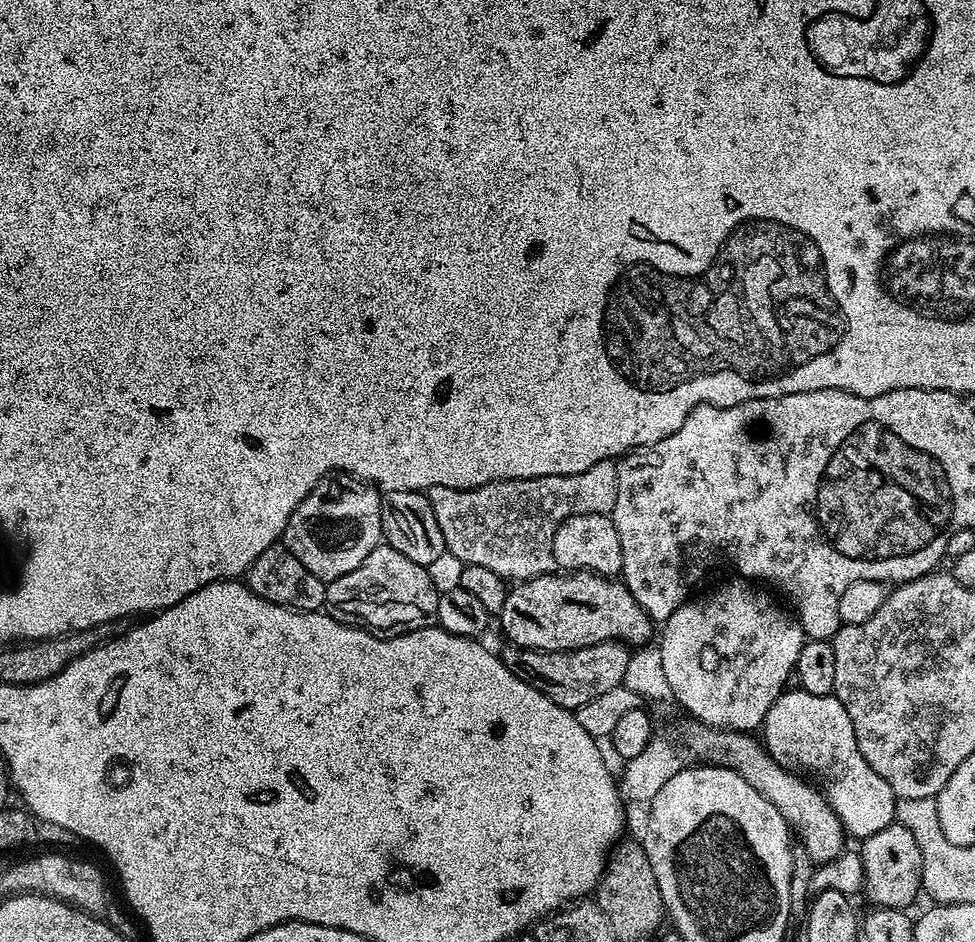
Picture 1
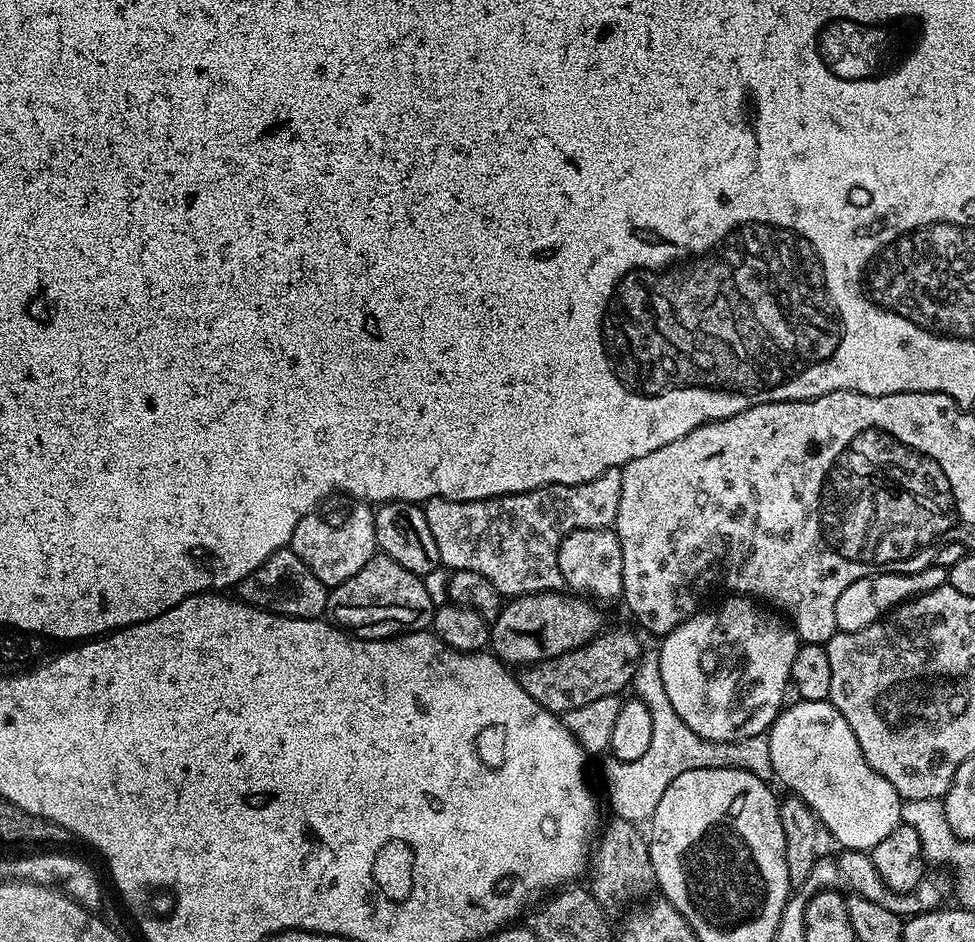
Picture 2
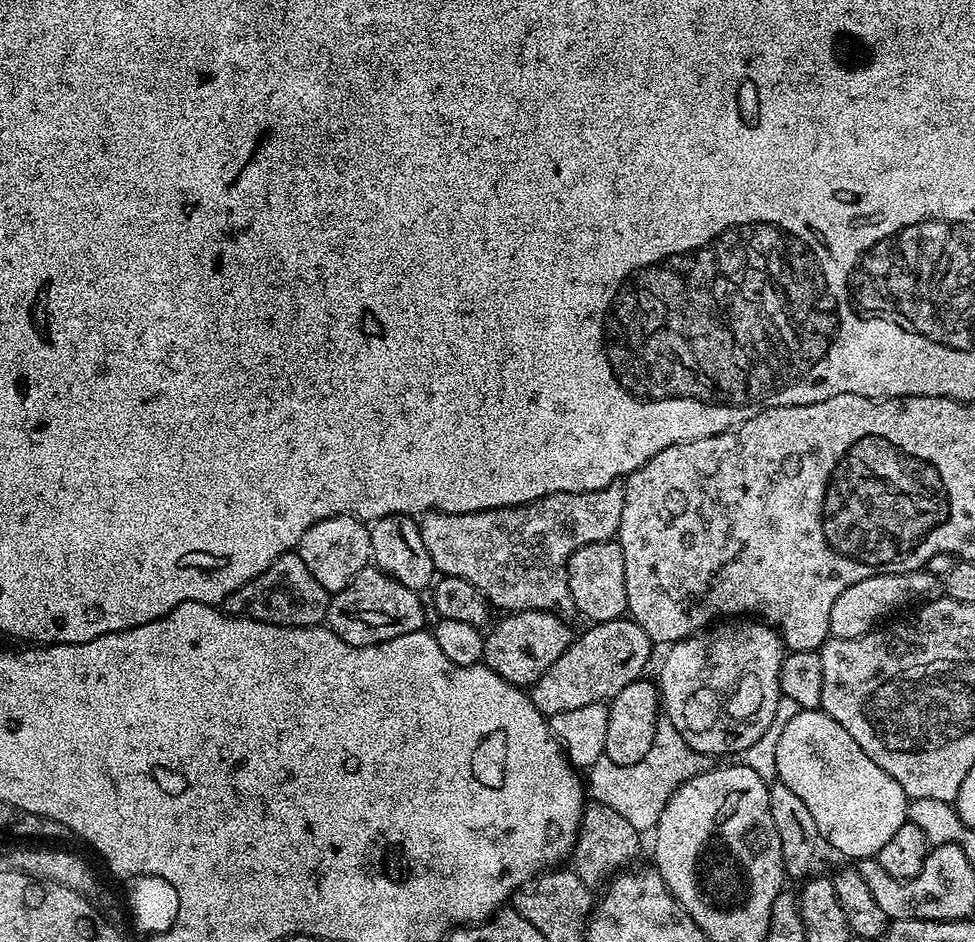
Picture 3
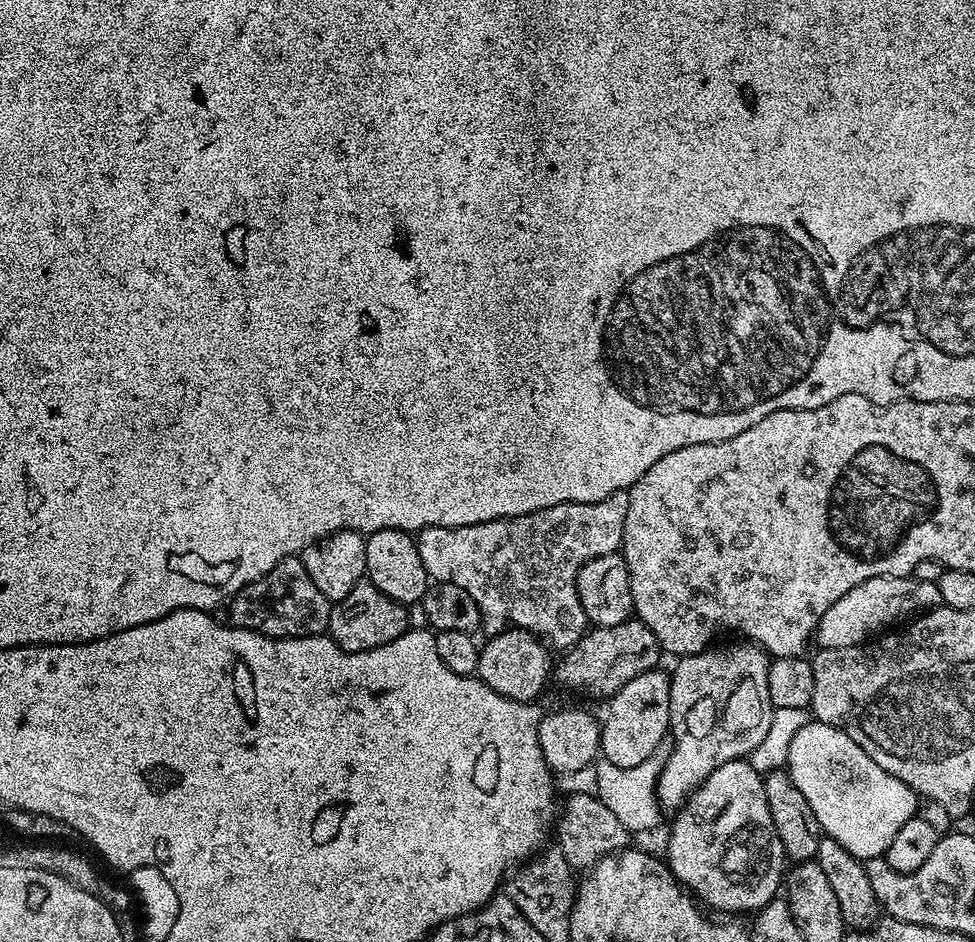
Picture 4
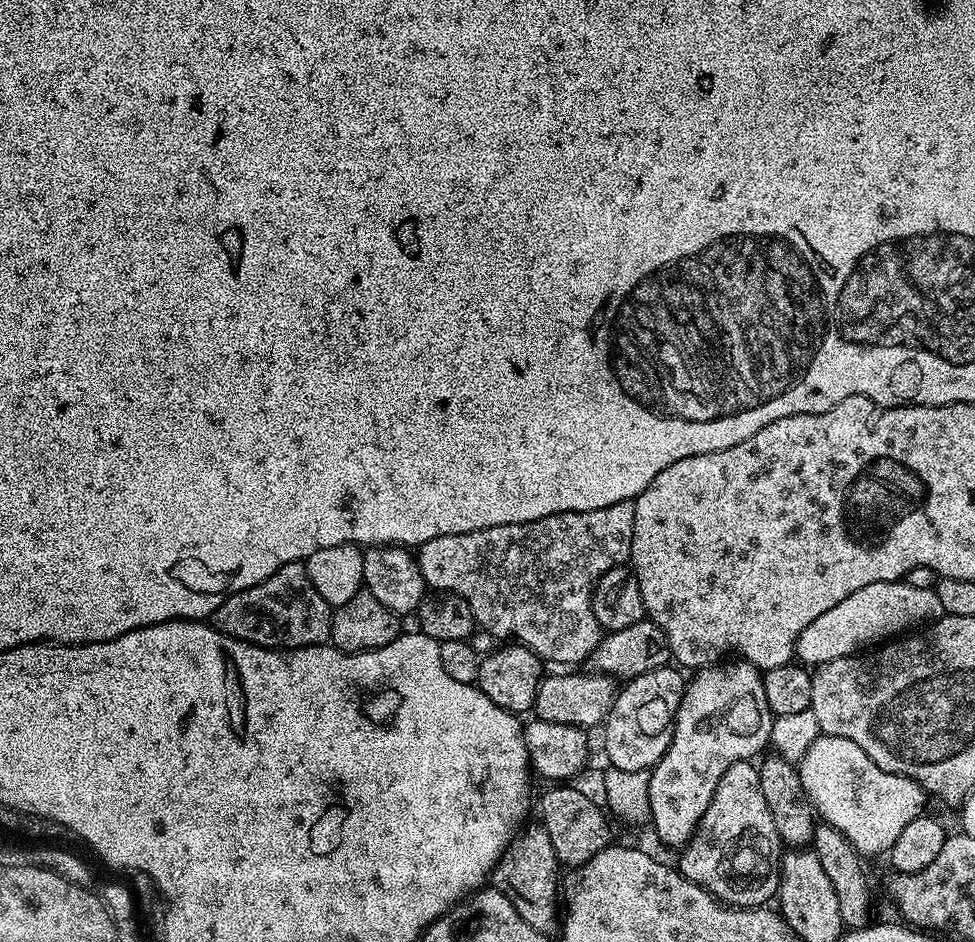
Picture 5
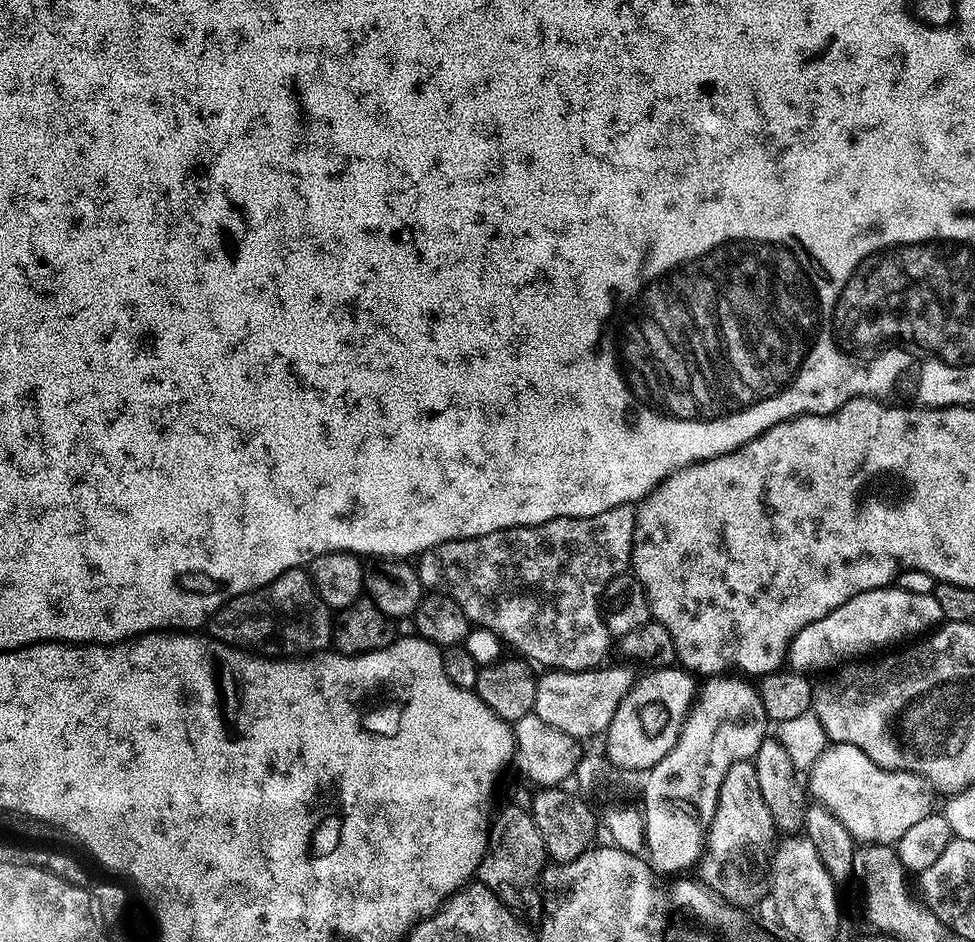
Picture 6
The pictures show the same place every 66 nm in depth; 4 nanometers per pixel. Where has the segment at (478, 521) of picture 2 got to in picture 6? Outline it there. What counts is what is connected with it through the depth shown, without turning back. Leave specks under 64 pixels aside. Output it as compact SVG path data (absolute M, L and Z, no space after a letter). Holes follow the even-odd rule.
M623 504L614 506L602 514L594 514L586 518L554 518L550 522L542 522L538 526L526 526L525 528L507 528L494 534L486 534L478 538L466 538L465 540L447 540L420 553L418 557L418 571L420 580L425 589L432 592L443 592L445 596L454 598L458 606L466 614L466 618L475 627L485 628L500 636L505 645L513 644L523 659L539 666L544 670L559 670L561 672L586 672L589 668L599 668L605 663L608 656L608 647L613 647L614 637L608 629L608 623L604 620L602 601L606 596L606 589L611 580L617 576L625 575L632 563L632 539L636 533L636 504Z

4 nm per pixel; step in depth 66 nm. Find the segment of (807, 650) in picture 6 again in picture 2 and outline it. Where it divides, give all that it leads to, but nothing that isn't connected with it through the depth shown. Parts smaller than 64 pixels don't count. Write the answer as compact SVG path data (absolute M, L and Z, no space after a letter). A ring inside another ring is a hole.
M929 566L917 572L879 572L866 578L858 578L858 582L850 582L842 594L838 594L838 602L834 602L834 622L837 632L857 632L866 630L876 620L887 617L892 609L905 604L913 596L921 596L930 590L936 590L947 584L948 570L939 566Z

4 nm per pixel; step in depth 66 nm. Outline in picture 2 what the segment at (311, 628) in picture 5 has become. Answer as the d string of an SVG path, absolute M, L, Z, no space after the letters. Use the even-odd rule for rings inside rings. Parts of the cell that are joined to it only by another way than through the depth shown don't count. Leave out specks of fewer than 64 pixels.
M291 547L279 548L258 570L254 570L239 584L235 585L235 595L245 604L253 604L263 612L272 612L276 616L293 616L303 620L314 620L325 615L328 607L329 589L325 588L318 578L298 558L298 554L292 552Z

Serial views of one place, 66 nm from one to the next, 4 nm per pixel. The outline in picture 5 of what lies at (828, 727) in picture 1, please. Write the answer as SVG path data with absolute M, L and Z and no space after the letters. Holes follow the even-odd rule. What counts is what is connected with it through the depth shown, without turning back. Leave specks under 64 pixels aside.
M817 736L798 762L798 767L802 786L817 817L841 832L854 845L856 851L865 857L876 856L879 852L887 853L894 846L894 842L898 842L898 834L906 830L907 824L914 822L914 818L918 818L925 811L926 793L918 782L882 770L864 753L862 746L854 746L854 742L841 736Z

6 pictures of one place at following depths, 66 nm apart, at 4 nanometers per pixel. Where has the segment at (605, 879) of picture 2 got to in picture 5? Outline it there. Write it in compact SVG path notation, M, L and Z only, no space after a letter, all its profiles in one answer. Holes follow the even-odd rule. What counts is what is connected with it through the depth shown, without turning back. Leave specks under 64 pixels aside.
M572 786L549 787L552 789L540 800L540 816L544 819L541 821L546 834L550 834L550 846L554 846L554 854L561 865L568 867L569 864L569 869L575 870L594 858L594 854L609 847L614 837L605 809L596 805L586 793L568 787Z

